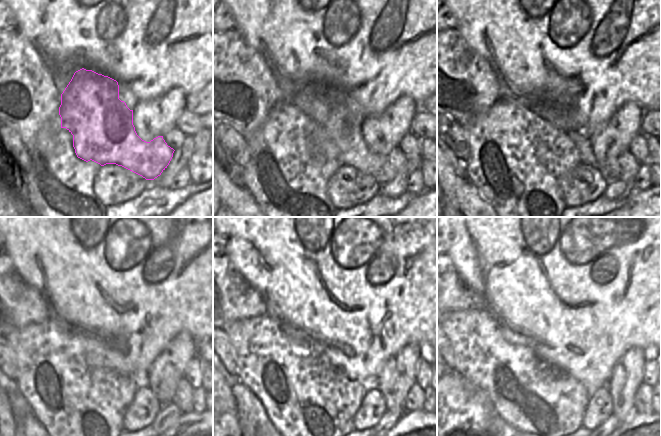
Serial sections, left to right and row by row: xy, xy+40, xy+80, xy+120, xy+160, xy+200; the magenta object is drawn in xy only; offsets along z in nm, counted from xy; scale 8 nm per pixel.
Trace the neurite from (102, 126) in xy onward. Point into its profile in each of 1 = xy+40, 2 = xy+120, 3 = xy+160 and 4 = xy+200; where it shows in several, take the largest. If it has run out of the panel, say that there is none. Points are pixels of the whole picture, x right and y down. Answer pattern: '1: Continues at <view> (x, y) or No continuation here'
1: Continues at xy+40 (338, 131)
2: Continues at xy+120 (183, 399)
3: Continues at xy+160 (415, 398)
4: Continues at xy+200 (640, 401).

